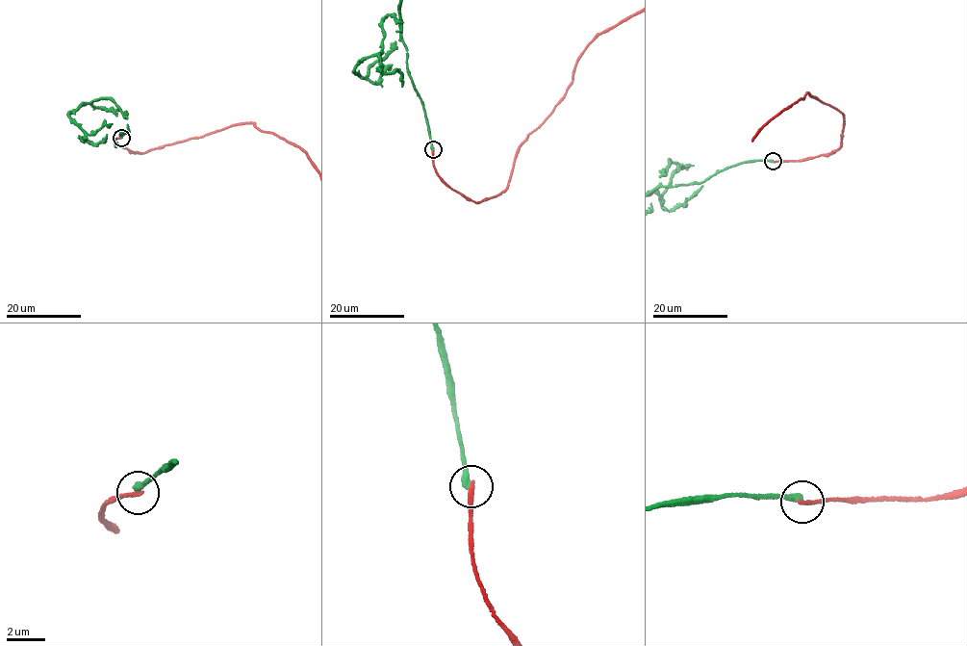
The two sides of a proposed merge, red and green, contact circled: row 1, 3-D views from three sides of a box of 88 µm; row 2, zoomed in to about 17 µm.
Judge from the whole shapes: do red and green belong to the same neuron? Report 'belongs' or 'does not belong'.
does not belong

